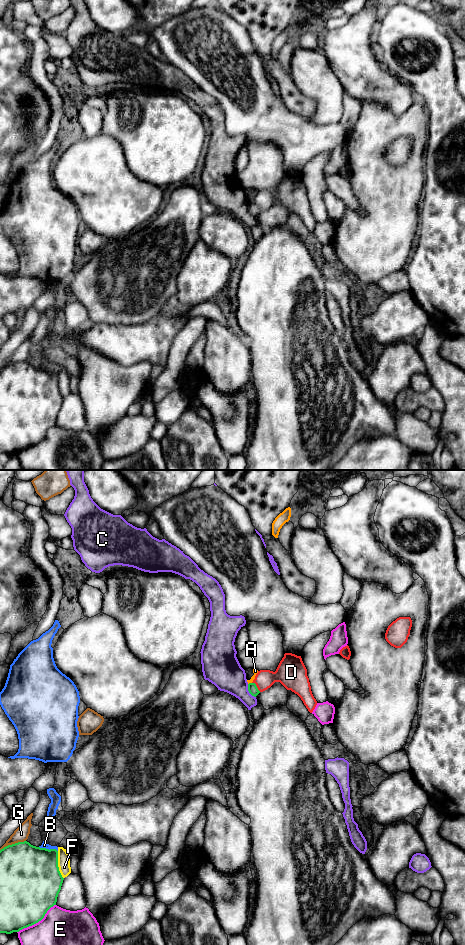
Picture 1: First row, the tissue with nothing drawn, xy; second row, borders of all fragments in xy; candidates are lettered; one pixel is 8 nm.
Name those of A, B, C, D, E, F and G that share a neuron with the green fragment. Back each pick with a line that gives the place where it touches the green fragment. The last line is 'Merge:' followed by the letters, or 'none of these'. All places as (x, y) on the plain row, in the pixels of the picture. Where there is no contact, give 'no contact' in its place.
D: xy (256, 206)
Merge: D

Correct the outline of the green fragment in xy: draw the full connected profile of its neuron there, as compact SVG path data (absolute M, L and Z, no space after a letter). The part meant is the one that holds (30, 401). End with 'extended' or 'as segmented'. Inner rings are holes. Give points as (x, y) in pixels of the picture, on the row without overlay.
M18 362L0 370L0 453L11 454L41 441L47 431L56 425L64 398L58 387L58 371Z; as segmented

